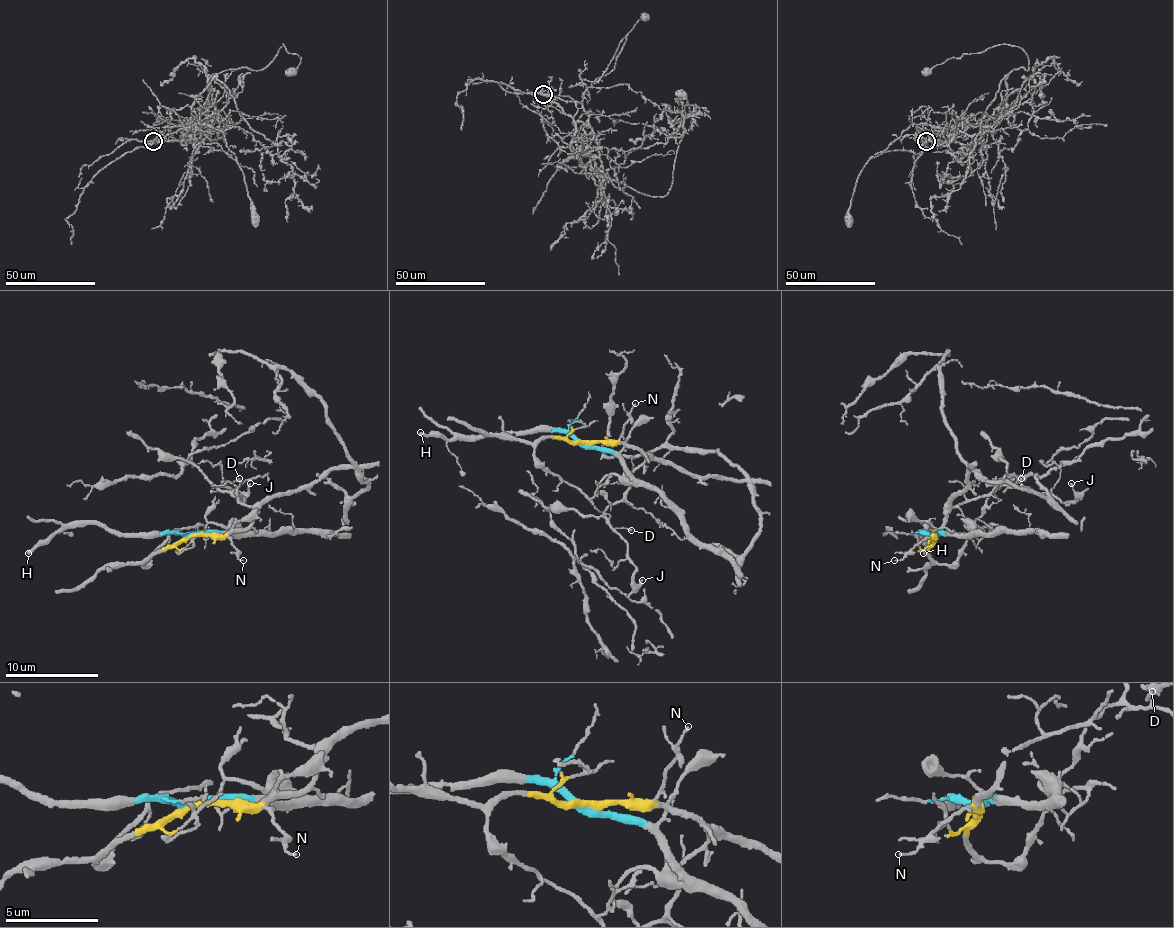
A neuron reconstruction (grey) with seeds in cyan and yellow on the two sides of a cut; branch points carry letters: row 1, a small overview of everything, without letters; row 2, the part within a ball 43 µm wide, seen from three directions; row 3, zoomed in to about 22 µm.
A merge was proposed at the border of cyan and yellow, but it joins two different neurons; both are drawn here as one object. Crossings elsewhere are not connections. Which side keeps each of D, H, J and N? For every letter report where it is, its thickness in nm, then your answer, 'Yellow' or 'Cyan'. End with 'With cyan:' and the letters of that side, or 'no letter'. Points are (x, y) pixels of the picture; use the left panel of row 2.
D: Place: (239, 478). Thickness 130 nm. Yellow
H: Place: (28, 553). Thickness 280 nm. Cyan
J: Place: (250, 483). Thickness 130 nm. Yellow
N: Place: (243, 560). Thickness 110 nm. Yellow
With cyan: H

